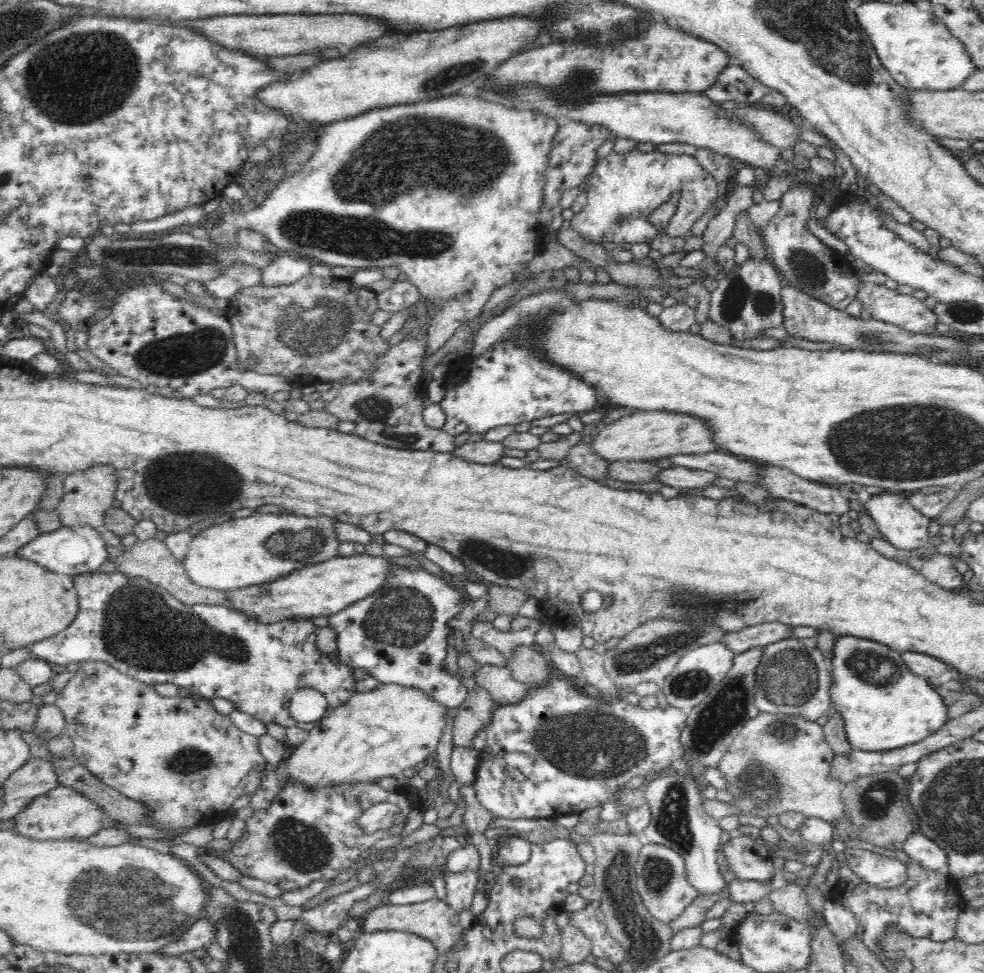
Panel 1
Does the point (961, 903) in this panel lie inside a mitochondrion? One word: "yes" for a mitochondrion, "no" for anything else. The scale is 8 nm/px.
no

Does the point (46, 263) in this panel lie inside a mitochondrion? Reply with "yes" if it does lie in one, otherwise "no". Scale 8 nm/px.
no

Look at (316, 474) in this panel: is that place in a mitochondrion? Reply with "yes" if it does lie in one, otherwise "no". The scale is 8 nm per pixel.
no

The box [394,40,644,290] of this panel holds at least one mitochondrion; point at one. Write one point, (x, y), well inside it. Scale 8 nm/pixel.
(580, 81)

